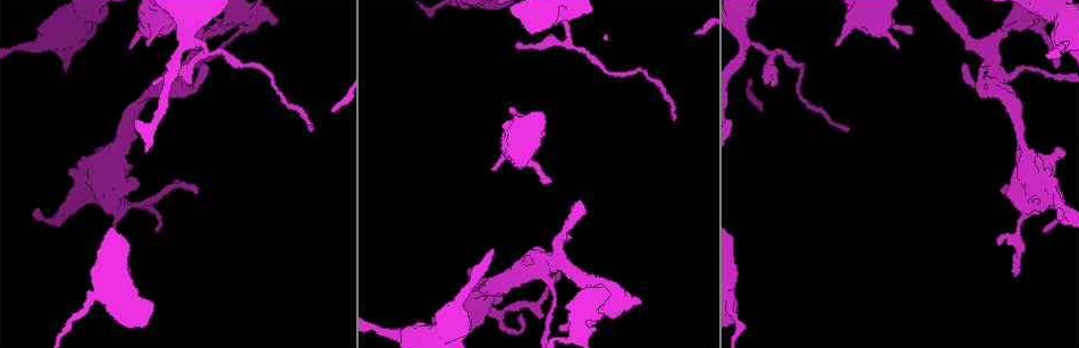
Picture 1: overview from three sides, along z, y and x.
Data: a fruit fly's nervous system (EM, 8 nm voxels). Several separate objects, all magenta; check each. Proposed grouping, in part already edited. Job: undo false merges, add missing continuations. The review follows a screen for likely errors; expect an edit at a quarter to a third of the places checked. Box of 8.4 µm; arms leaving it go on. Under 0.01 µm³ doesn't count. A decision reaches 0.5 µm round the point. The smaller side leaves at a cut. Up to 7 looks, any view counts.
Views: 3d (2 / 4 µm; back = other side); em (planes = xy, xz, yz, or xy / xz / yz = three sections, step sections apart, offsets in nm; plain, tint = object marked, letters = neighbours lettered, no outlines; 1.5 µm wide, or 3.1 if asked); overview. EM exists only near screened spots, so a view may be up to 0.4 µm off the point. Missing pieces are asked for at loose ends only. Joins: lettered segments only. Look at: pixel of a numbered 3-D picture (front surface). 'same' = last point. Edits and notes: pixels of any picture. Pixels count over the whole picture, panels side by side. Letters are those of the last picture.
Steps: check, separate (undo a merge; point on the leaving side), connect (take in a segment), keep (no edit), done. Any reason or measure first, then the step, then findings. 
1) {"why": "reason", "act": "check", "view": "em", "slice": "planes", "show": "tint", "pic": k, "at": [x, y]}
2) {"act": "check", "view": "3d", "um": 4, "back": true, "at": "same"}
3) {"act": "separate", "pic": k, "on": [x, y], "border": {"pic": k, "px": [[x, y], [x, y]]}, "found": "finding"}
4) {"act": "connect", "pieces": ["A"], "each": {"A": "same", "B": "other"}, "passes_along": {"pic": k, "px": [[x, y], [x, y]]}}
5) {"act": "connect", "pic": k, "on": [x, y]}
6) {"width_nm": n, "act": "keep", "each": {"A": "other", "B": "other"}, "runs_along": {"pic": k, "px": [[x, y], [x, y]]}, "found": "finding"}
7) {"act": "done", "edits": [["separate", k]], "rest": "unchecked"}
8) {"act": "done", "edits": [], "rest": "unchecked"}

{"why": "free end", "act": "check", "view": "3d", "um": 4, "pic": 1, "at": [128, 47]}

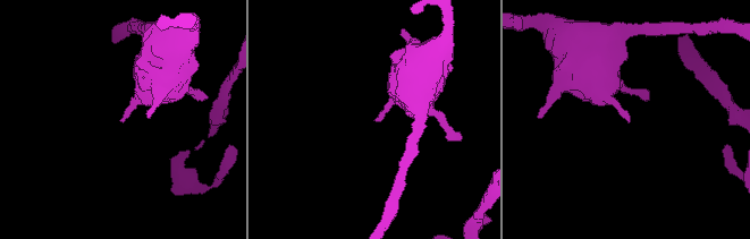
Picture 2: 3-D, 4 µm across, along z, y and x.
{"why": "shape alone is not enough", "act": "check", "view": "em", "slice": "planes", "show": "plain", "pic": 2, "at": [375, 119]}

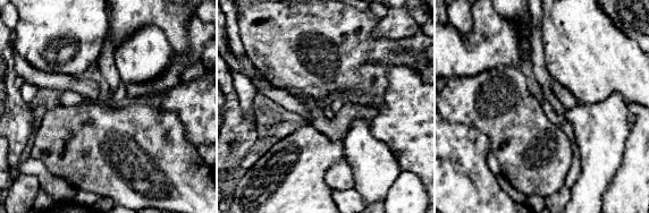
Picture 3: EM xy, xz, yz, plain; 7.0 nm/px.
{"why": "what lies round it", "act": "check", "view": "em", "slice": "planes", "show": "letters", "at": "same"}

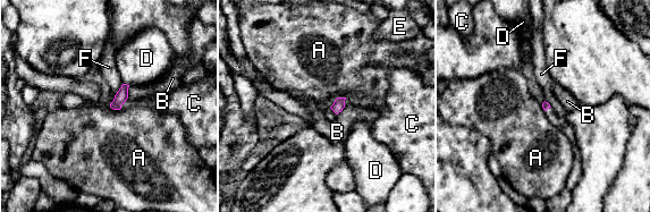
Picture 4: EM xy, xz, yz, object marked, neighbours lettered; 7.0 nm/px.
{"act": "keep", "each": {"A": "other", "B": "other", "C": "other", "D": "other", "E": "other", "F": "other"}, "border": {"pic": 4, "px": [[109, 104], [114, 109], [120, 109]]}, "found": "none of them fits"}

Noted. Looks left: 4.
{"act": "check", "view": "em", "slice": "yz", "step": 4, "show": "tint", "pic": 1, "at": [39, 209]}

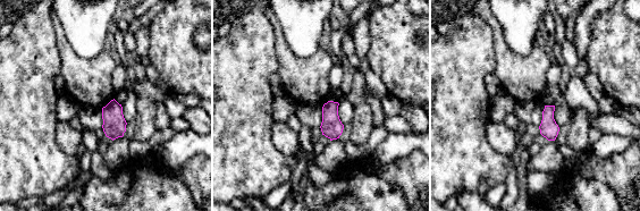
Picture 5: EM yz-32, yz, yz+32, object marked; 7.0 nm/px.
{"why": "cut it another way", "act": "check", "view": "em", "slice": "planes", "show": "letters", "at": "same"}

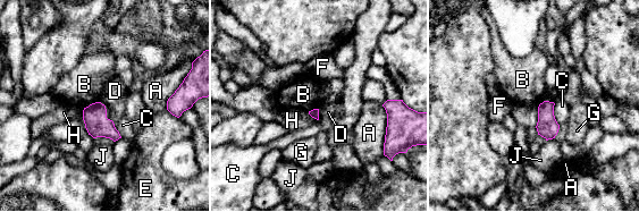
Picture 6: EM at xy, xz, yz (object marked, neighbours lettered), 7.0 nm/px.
{"act": "keep", "each": {"A": "other", "B": "other", "C": "other", "D": "other", "E": "other", "F": "other", "G": "other", "H": "other", "J": "other"}, "border": {"pic": 6, "px": [[100, 101], [92, 102], [84, 108]]}, "found": "none of them fits"}

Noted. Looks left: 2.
{"why": "free end", "act": "check", "view": "em", "slice": "planes", "show": "tint", "pic": 1, "at": [197, 188]}

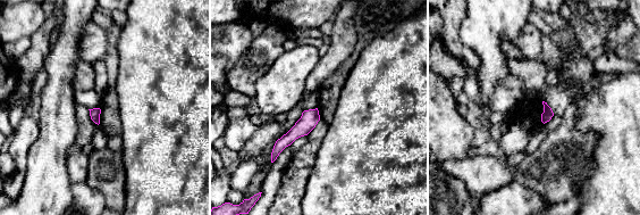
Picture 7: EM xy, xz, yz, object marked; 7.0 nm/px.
{"why": "what lies round it", "act": "check", "view": "em", "slice": "planes", "show": "letters", "at": "same"}

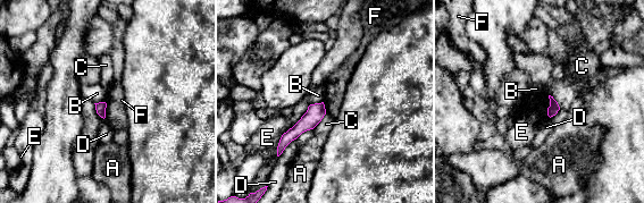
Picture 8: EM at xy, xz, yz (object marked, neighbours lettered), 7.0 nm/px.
{"act": "keep", "each": {"A": "other", "B": "other", "C": "other", "D": "other", "E": "other", "F": "other"}, "border": {"pic": 8, "px": [[548, 95], [548, 115], [550, 117]]}, "found": "no lettered segment goes on from it"}

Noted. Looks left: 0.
{"act": "done", "edits": [], "rest": "unchecked"}

